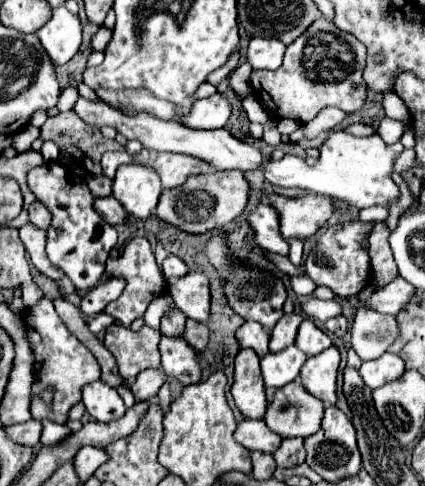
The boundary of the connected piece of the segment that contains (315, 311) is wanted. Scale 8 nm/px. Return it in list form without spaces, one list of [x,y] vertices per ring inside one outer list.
[[[308,298],[306,302],[300,304],[304,316],[308,316],[310,320],[320,320],[326,322],[328,318],[334,318],[338,314],[342,314],[342,304],[336,300],[320,300],[320,298]]]

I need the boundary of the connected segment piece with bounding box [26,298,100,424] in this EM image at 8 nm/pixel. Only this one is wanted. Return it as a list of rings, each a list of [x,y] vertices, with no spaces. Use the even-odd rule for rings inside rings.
[[[42,298],[26,316],[26,326],[28,326],[28,338],[34,350],[34,374],[36,380],[32,384],[32,418],[42,420],[42,418],[50,418],[56,422],[66,422],[68,420],[68,410],[80,402],[82,396],[82,388],[90,382],[100,380],[100,366],[96,362],[96,358],[92,356],[92,352],[80,344],[78,338],[74,338],[70,334],[70,330],[64,328],[64,322],[56,316],[54,304],[48,298]],[[52,386],[56,388],[54,398],[50,404],[44,404],[38,398],[38,390]]]

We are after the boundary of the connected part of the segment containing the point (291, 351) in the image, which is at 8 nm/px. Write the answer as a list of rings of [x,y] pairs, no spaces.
[[[290,346],[282,352],[276,352],[276,354],[268,352],[260,360],[264,384],[274,386],[274,388],[286,386],[288,382],[292,382],[300,376],[304,362],[306,362],[306,354],[300,352],[296,346]]]

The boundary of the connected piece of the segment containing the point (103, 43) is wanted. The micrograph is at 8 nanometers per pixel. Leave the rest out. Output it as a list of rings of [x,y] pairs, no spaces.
[[[102,24],[100,30],[92,36],[92,48],[94,48],[96,52],[104,52],[106,46],[110,44],[110,40],[112,40],[112,34],[114,34],[114,32]]]

